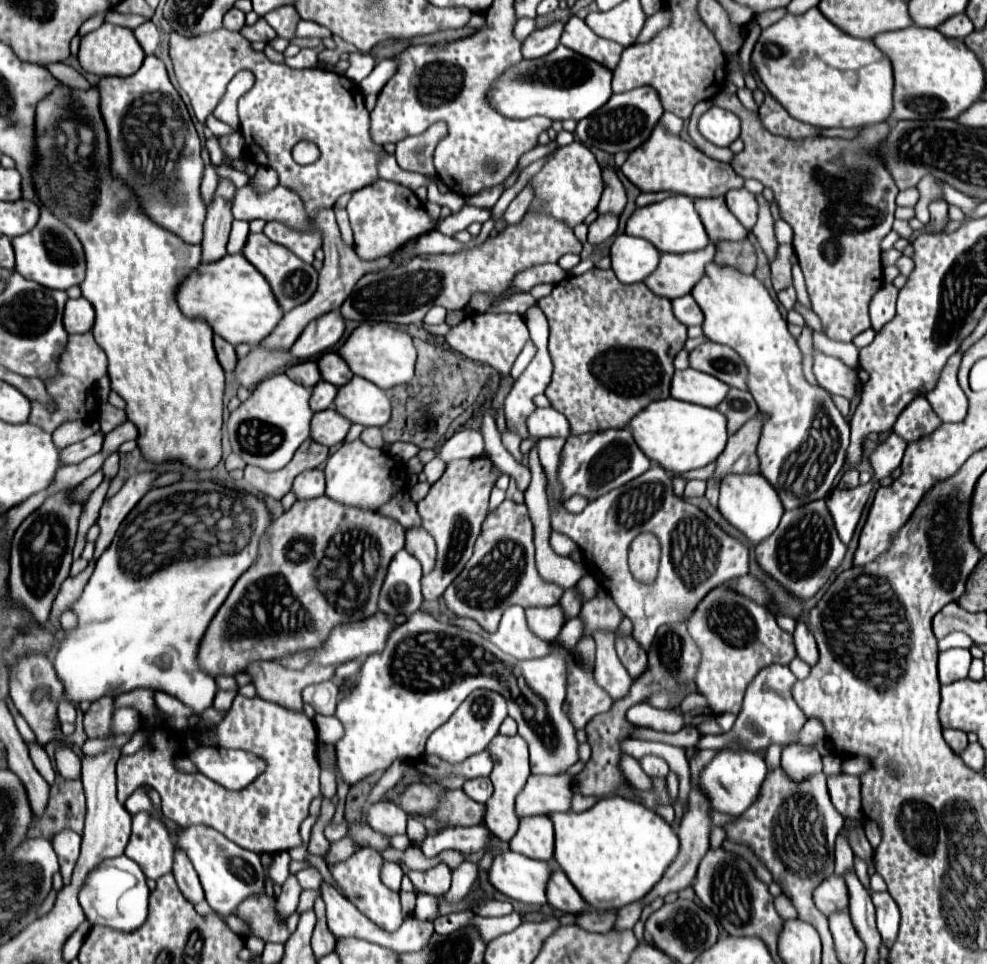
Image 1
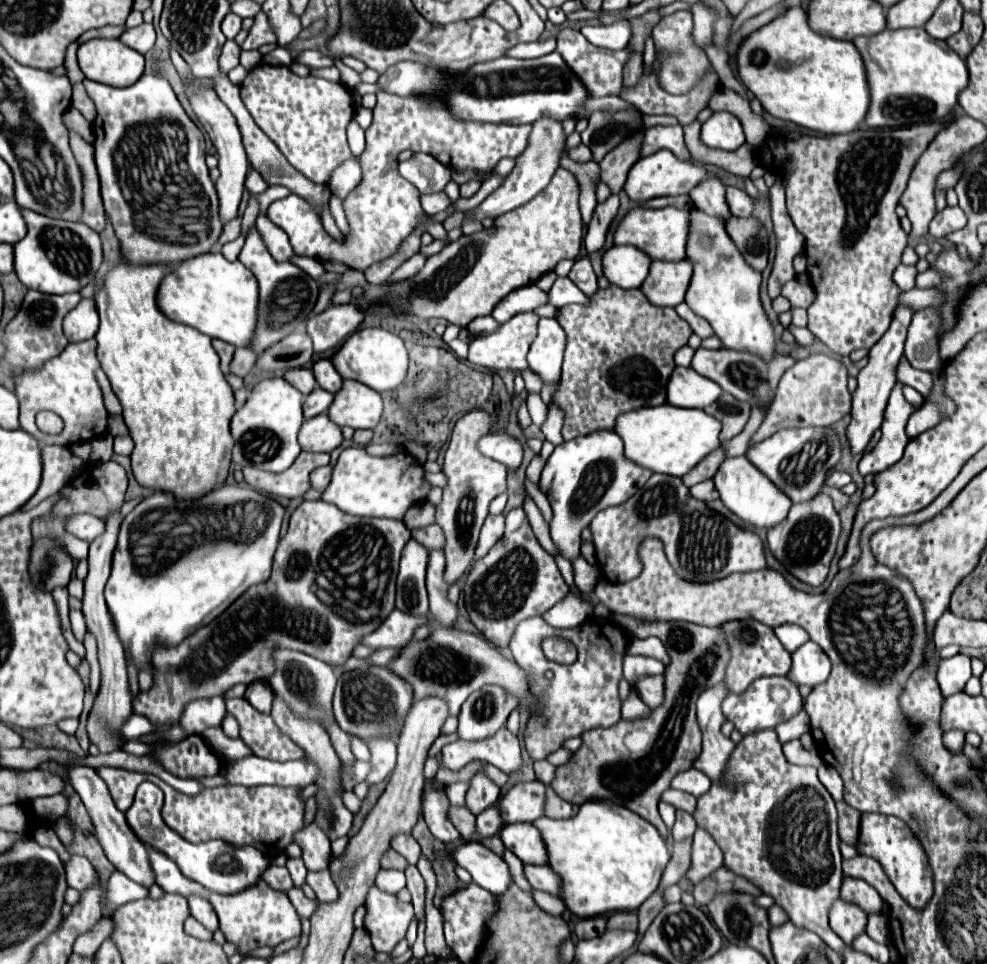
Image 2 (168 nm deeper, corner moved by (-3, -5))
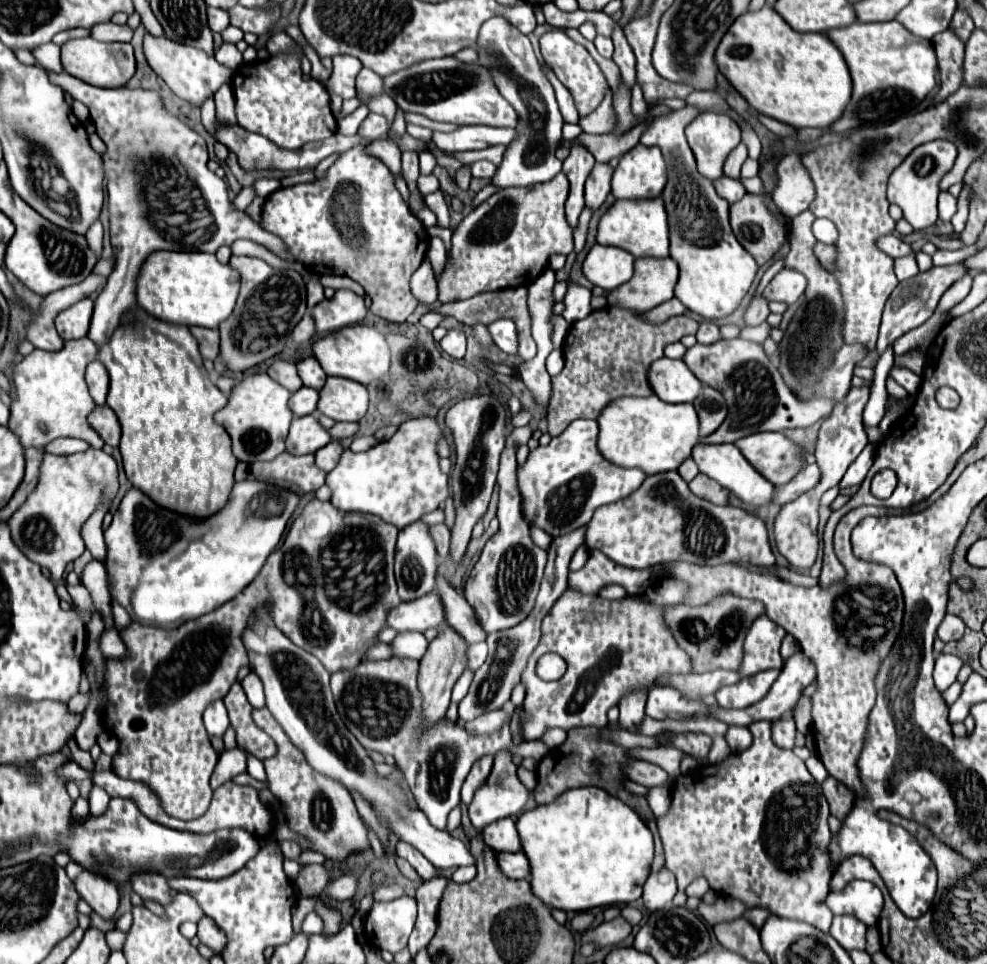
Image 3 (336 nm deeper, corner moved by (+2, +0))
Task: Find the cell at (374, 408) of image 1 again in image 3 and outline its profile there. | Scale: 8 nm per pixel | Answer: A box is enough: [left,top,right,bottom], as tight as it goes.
[317,377,369,421]

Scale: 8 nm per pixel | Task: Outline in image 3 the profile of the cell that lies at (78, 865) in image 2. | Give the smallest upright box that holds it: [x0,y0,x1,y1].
[75,871,119,921]

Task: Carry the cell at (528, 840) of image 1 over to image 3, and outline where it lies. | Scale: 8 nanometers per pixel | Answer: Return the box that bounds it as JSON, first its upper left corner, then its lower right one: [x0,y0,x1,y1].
[481,817,521,853]

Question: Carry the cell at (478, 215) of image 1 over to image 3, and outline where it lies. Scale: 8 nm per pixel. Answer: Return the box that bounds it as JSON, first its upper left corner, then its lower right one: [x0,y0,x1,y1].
[473,17,563,189]

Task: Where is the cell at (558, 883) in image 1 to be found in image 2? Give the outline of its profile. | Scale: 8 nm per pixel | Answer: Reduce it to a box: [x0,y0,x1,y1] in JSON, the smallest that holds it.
[524,866,562,898]

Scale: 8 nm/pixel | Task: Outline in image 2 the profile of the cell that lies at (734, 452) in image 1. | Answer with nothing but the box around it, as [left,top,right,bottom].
[748,354,852,448]

